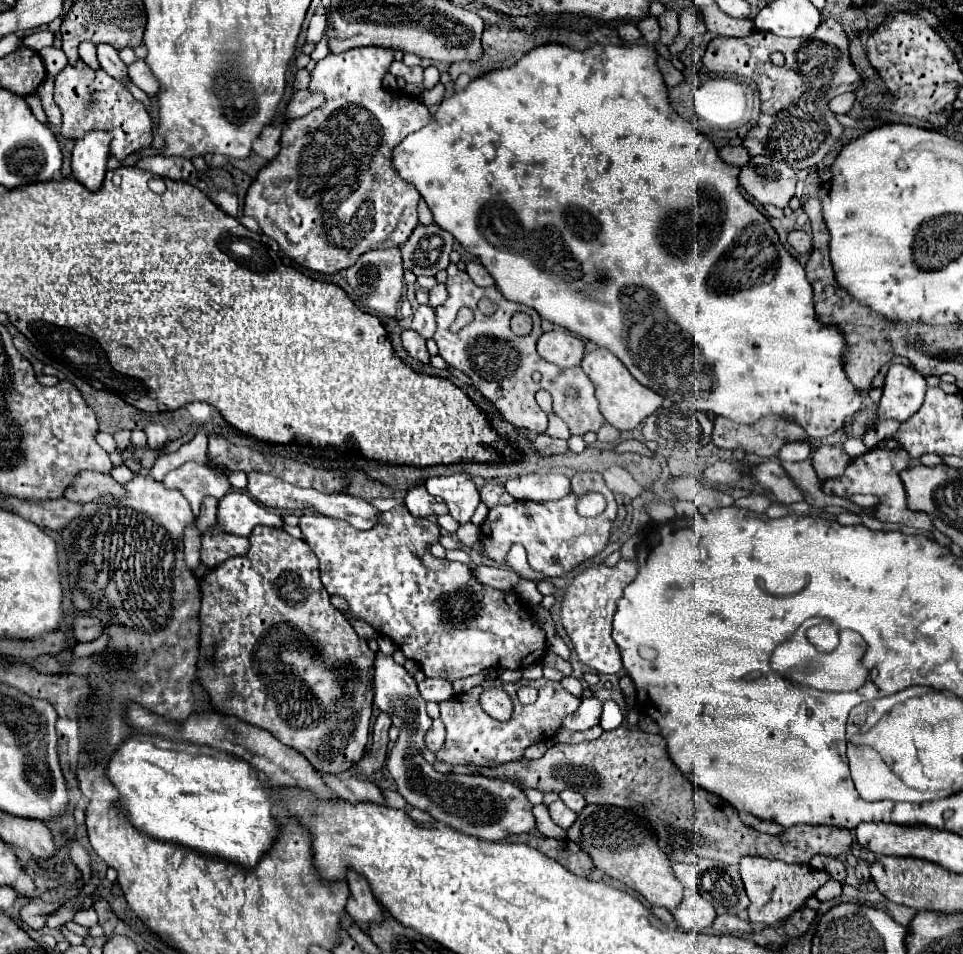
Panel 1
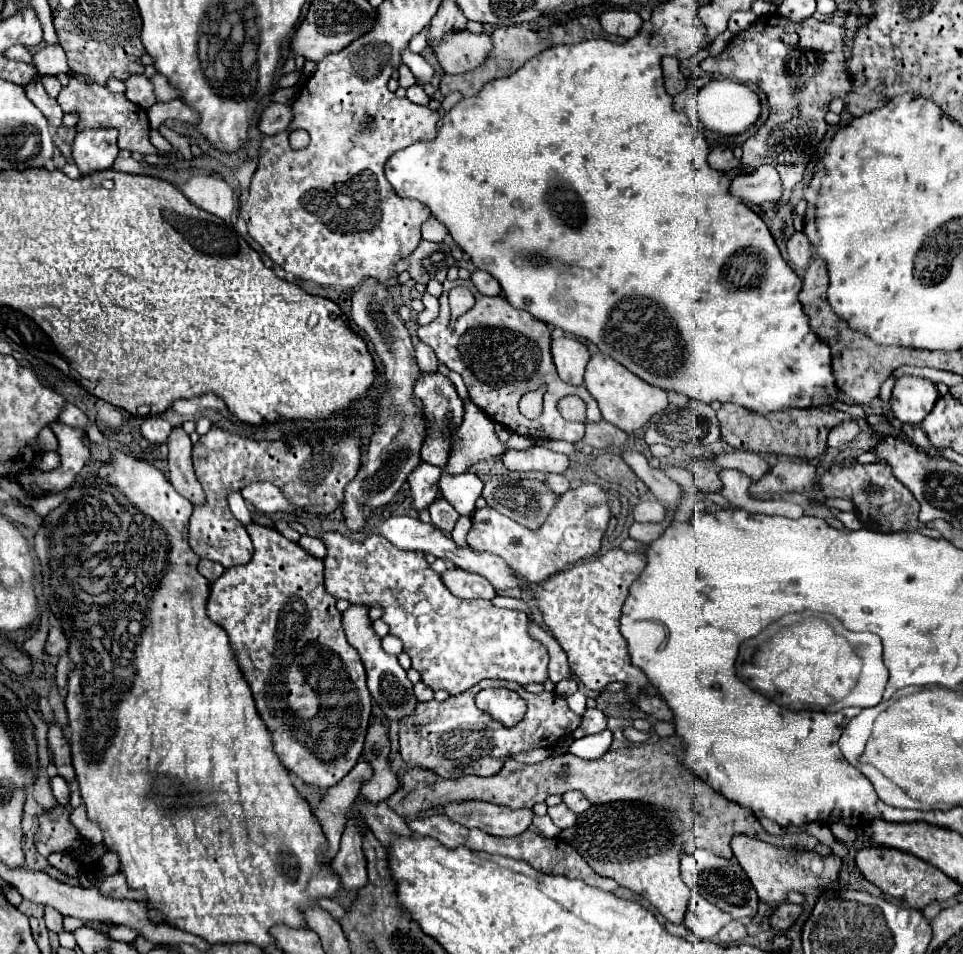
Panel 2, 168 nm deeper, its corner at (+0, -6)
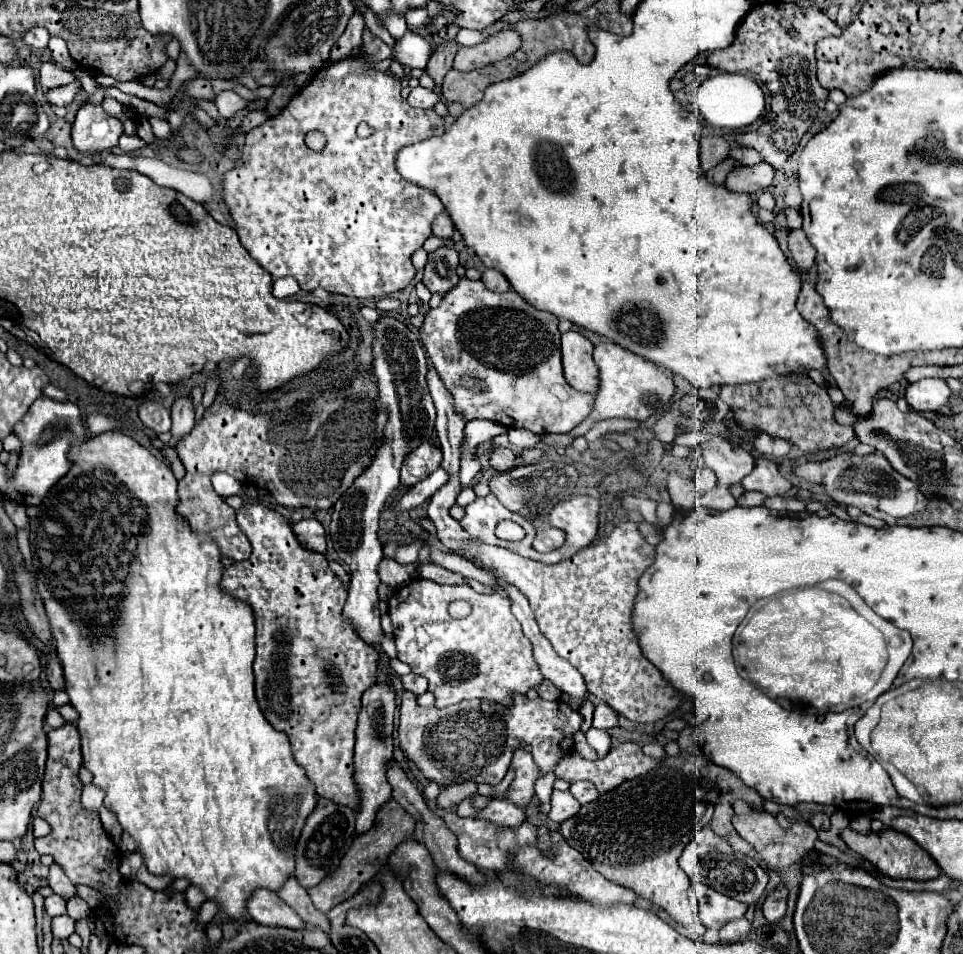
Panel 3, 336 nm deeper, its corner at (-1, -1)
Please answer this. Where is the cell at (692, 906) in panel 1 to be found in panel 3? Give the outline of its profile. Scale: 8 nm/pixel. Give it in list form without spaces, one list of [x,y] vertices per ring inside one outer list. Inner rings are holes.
[[[691,882],[689,894],[697,902],[697,916],[707,928],[719,930],[727,922],[743,918],[747,912],[745,902],[739,902],[735,898],[719,894],[717,890],[713,890],[701,882]]]

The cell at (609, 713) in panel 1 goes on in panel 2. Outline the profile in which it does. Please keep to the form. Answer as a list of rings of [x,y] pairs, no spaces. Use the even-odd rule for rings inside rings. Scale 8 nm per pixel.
[[[604,729],[604,731],[596,733],[596,735],[576,739],[570,745],[568,751],[582,757],[582,759],[598,759],[600,755],[604,755],[604,751],[610,749],[610,743],[612,743],[612,731]]]

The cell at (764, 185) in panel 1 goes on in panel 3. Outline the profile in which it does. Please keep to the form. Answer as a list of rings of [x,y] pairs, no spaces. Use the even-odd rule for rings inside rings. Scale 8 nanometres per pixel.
[[[761,162],[757,166],[733,168],[725,178],[725,188],[733,190],[733,192],[751,194],[755,190],[761,190],[761,188],[769,186],[771,180],[773,180],[773,174],[775,174],[775,170],[767,162]]]

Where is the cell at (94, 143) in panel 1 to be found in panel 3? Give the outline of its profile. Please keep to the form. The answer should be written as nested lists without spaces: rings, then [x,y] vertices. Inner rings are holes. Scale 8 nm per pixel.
[[[83,104],[73,122],[73,144],[79,152],[103,152],[117,146],[123,134],[119,118],[109,116],[101,104]]]

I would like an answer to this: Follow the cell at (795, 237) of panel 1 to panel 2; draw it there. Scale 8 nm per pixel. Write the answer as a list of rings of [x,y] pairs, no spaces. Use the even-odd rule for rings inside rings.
[[[794,233],[794,235],[788,239],[786,247],[788,247],[788,257],[790,257],[790,261],[792,261],[796,267],[804,269],[804,267],[810,263],[812,251],[810,251],[810,241],[808,241],[808,237],[806,237],[804,233]]]

